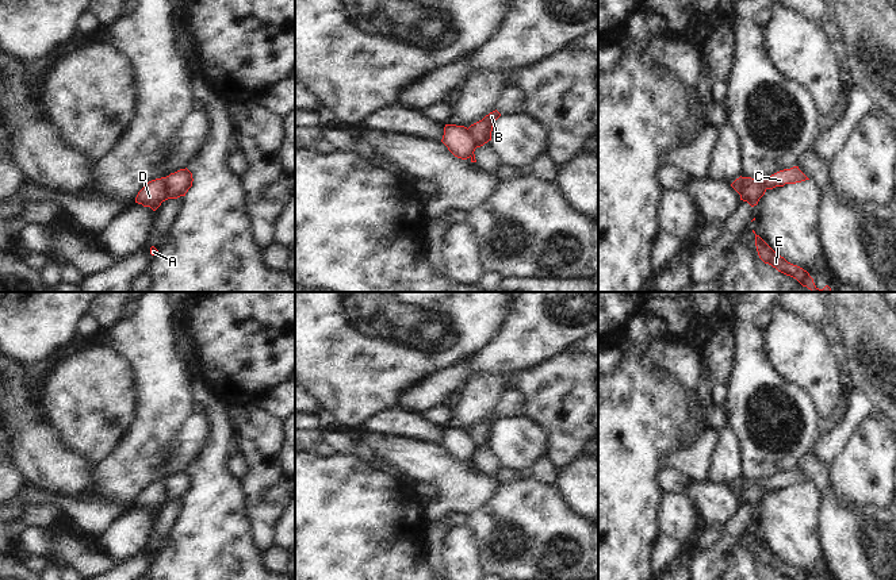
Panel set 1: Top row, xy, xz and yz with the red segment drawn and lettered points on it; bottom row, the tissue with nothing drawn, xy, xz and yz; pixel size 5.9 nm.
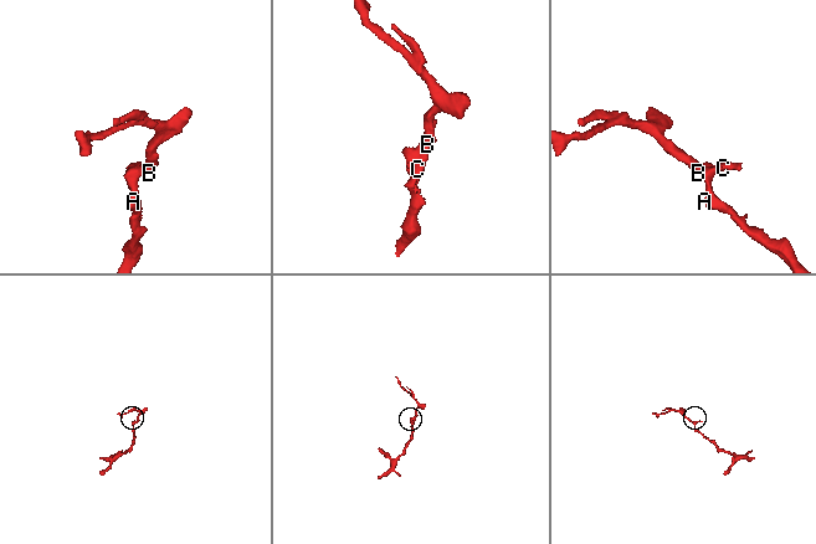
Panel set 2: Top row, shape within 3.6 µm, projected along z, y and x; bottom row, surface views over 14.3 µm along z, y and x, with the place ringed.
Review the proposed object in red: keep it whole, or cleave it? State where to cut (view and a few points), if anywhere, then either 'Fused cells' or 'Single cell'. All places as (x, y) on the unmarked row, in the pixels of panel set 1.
Split along xy (164, 480), (169, 500). Fused cells.

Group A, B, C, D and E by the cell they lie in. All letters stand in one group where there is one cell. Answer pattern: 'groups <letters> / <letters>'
groups A D E / B C

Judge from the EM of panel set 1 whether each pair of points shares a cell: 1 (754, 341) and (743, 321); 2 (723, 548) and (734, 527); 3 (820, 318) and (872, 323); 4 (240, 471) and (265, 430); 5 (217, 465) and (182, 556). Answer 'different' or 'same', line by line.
1: same
2: same
3: different
4: different
5: same

